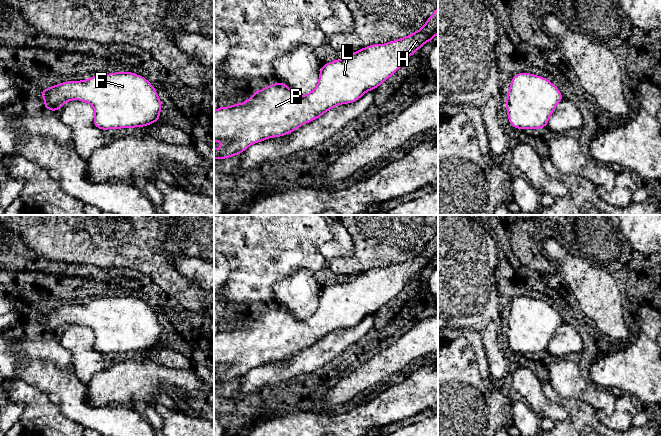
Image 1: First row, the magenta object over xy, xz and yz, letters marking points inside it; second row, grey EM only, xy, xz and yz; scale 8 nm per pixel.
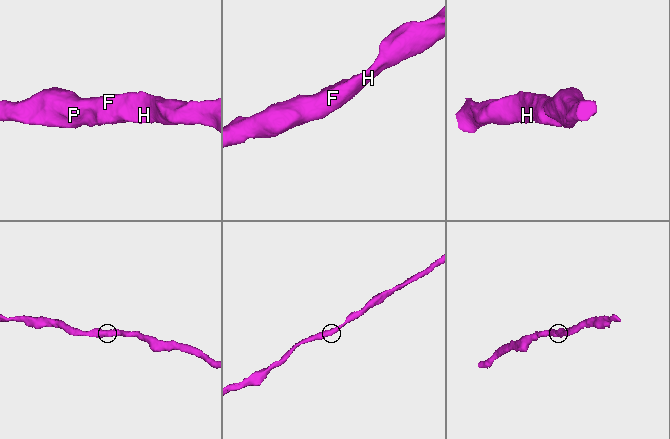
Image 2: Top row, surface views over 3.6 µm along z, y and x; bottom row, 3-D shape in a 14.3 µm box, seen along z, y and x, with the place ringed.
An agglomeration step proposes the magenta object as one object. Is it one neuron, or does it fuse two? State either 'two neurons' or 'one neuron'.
one neuron

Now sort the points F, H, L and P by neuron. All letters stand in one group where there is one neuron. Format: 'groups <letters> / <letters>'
groups F H L P

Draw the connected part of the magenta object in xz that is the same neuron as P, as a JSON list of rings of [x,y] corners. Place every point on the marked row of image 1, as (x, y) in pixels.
[[[438,7],[426,20],[423,27],[406,37],[392,40],[385,44],[372,44],[358,51],[351,53],[348,57],[333,60],[321,66],[317,86],[303,96],[297,96],[287,85],[278,80],[276,84],[268,84],[261,90],[254,91],[251,98],[245,102],[233,104],[228,107],[219,106],[214,111],[214,141],[222,142],[224,145],[220,149],[214,148],[214,159],[221,160],[242,154],[252,144],[267,140],[272,137],[282,137],[300,126],[312,122],[331,108],[341,104],[350,104],[359,100],[367,91],[375,90],[385,80],[389,79],[399,70],[406,60],[425,43],[432,41],[438,34]]]

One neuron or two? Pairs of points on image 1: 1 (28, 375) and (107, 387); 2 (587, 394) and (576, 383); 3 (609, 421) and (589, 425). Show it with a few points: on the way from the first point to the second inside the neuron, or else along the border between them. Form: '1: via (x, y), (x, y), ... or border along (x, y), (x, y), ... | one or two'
1: border along (86, 384), (87, 399), (92, 404), (98, 405) | two
2: via (584, 391), (579, 386) | one
3: border along (596, 411), (599, 420), (605, 425) | two

